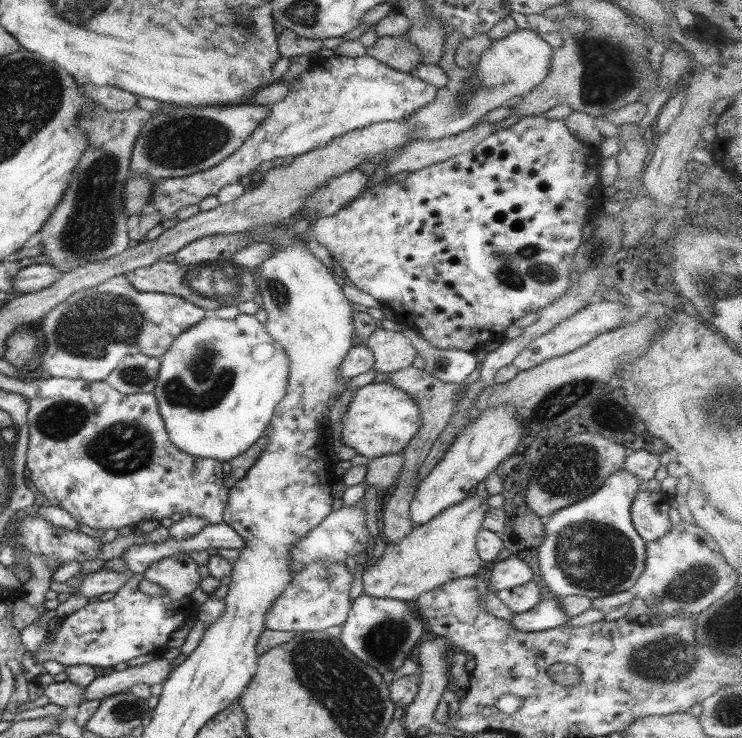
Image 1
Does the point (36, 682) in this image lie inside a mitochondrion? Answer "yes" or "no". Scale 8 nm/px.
no

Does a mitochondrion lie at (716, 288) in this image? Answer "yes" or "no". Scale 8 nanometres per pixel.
yes

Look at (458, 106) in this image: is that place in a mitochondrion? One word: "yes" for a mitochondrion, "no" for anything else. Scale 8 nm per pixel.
yes

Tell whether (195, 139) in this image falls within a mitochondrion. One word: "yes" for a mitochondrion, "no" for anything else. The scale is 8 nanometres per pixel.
yes

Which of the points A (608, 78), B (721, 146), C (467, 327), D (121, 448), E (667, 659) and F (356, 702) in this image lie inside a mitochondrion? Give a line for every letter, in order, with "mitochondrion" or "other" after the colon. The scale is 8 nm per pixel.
A: mitochondrion
B: other
C: other
D: mitochondrion
E: mitochondrion
F: mitochondrion

